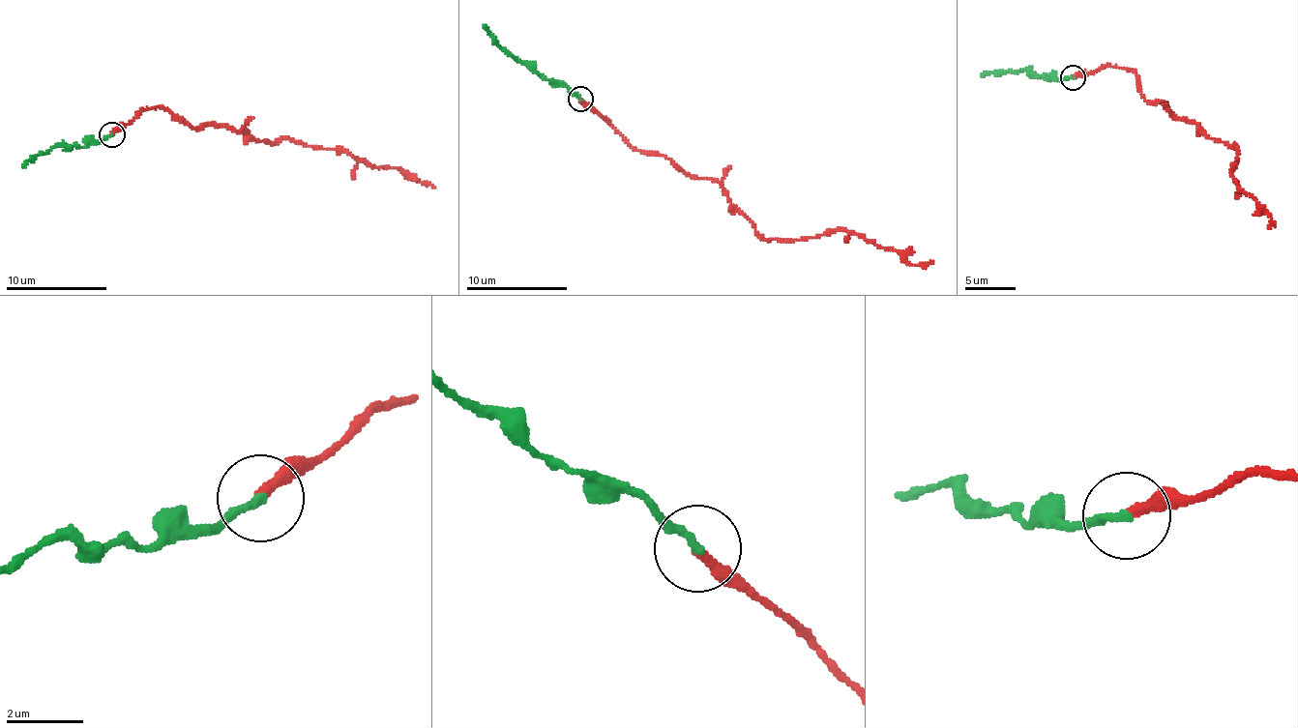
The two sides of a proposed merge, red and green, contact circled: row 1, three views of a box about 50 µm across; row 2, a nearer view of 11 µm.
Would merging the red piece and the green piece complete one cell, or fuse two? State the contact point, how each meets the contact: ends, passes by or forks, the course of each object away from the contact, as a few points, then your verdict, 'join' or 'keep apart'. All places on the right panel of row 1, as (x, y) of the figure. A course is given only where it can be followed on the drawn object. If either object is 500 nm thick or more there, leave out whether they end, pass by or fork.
place (1073, 77); red ends; green ends; course red (1074, 77), (1107, 66), (1130, 69), (1147, 101), (1233, 144), (1233, 177), (1271, 218), (1268, 228); course green (1074, 77), (1055, 75), (1047, 79), (1025, 70), (981, 75); join

